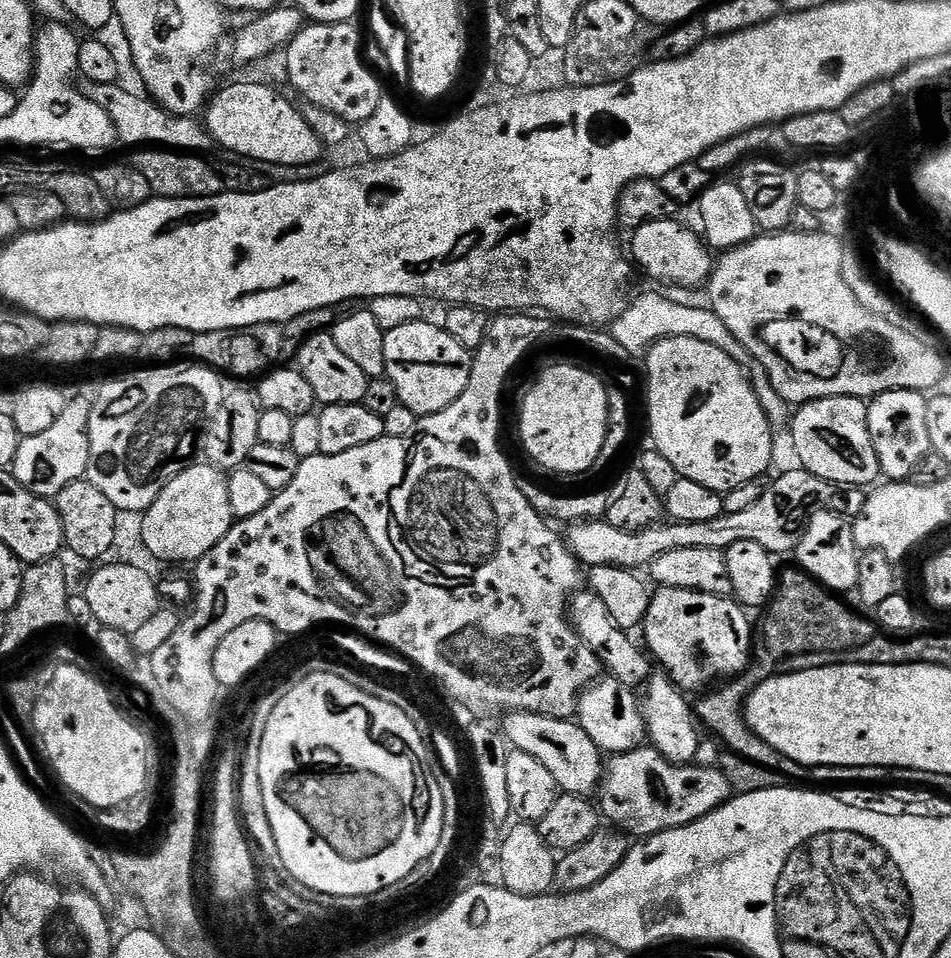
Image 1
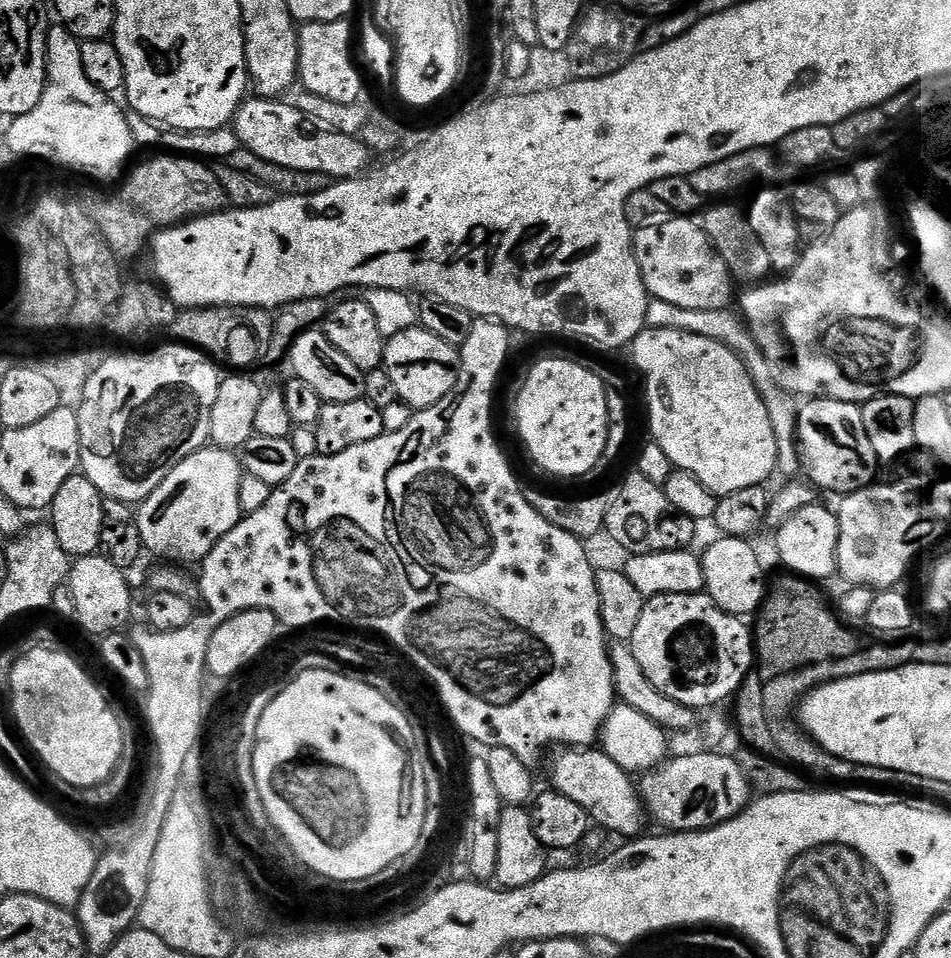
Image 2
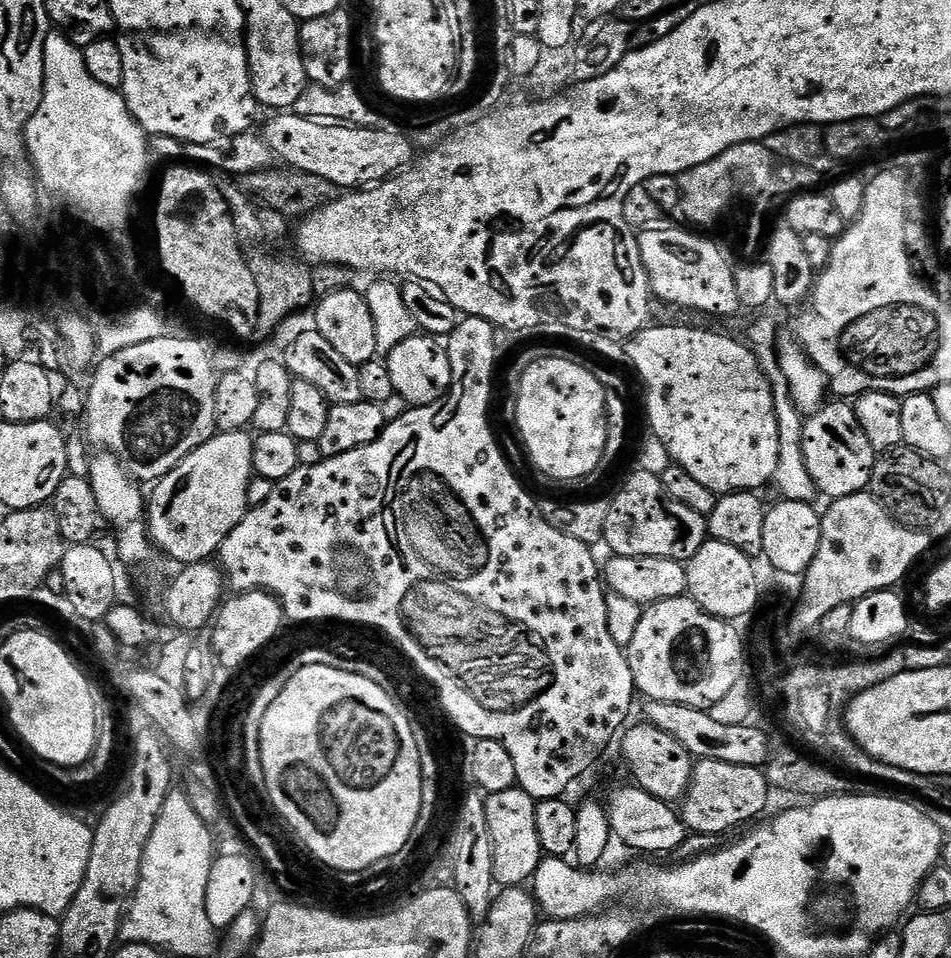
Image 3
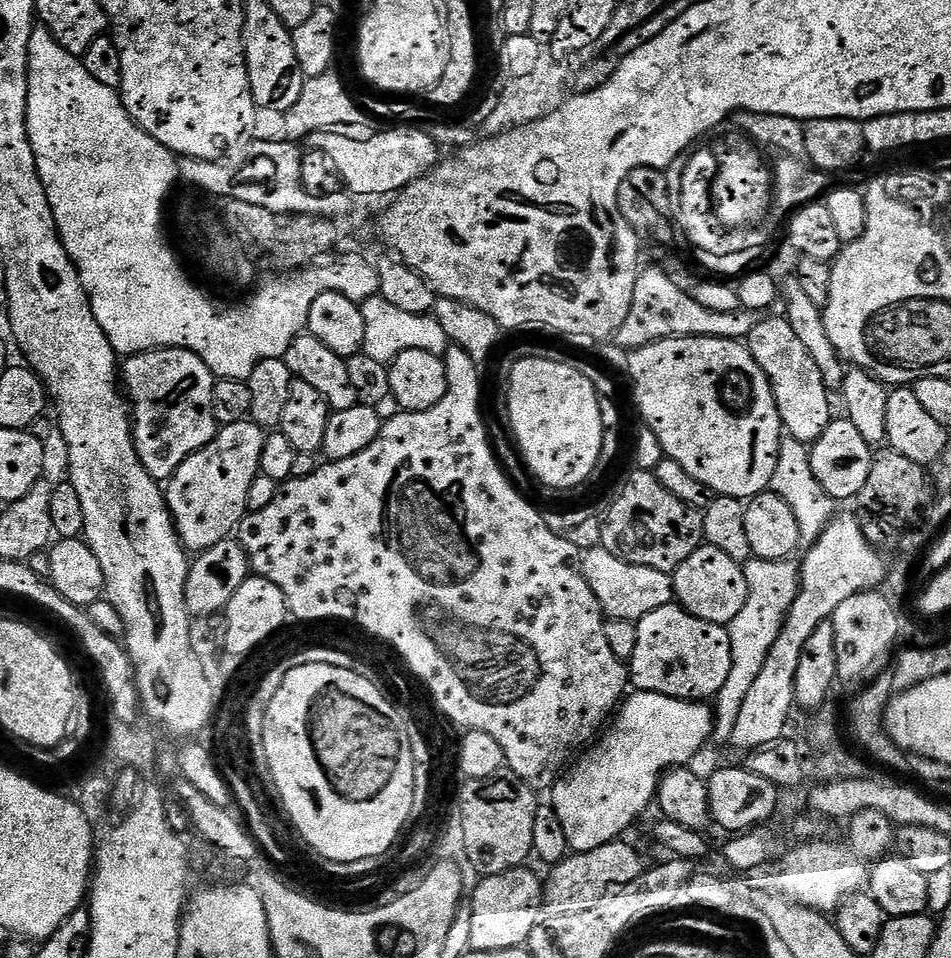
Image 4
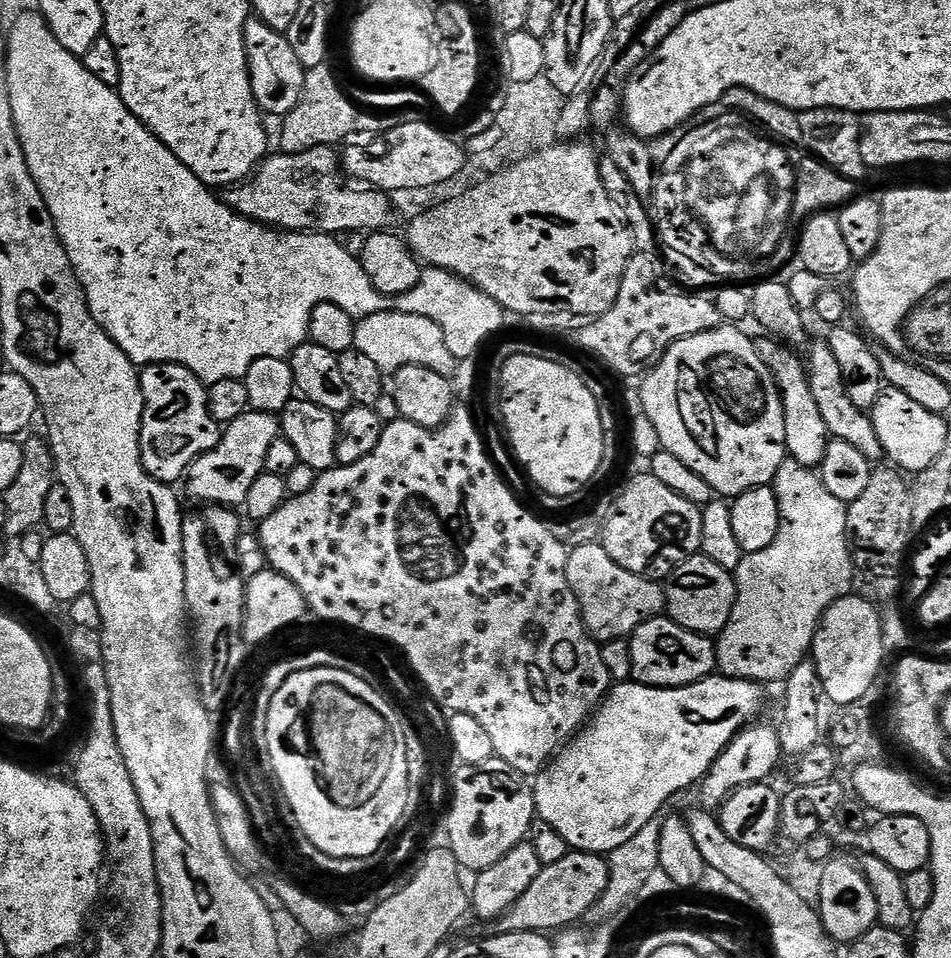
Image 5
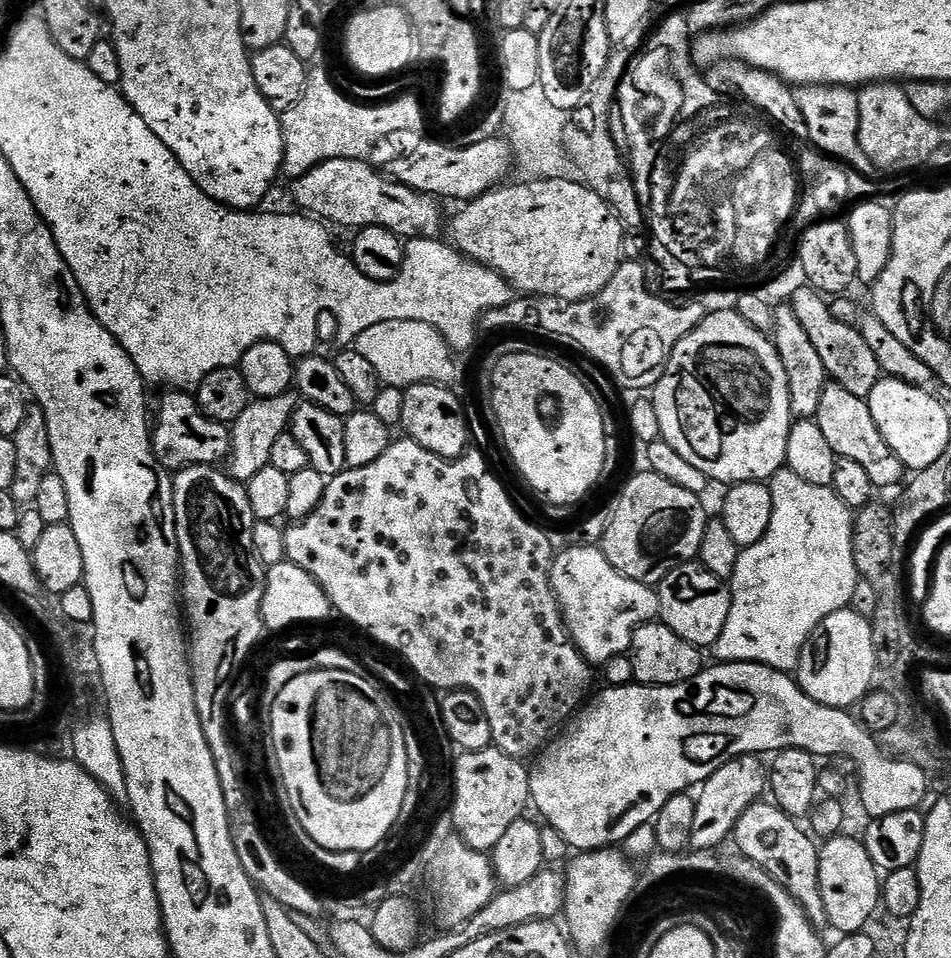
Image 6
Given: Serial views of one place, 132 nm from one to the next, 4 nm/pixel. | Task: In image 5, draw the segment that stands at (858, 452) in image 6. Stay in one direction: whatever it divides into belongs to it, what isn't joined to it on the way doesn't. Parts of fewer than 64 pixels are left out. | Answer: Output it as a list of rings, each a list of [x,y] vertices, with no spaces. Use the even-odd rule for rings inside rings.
[[[827,342],[811,345],[812,353],[806,356],[806,367],[810,391],[814,394],[815,403],[819,407],[822,419],[828,427],[828,435],[833,440],[850,442],[852,446],[862,450],[866,458],[873,462],[885,459],[882,442],[878,442],[878,434],[872,425],[871,415],[865,409],[854,406],[846,394],[846,382],[842,378],[842,366],[838,366],[838,358],[834,358],[834,350],[830,350]]]

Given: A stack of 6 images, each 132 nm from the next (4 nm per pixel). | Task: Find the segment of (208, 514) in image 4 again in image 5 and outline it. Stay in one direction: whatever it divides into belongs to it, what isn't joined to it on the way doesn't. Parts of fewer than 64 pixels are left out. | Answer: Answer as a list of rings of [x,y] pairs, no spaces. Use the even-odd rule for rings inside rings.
[[[249,410],[224,429],[214,450],[202,454],[193,462],[186,473],[188,492],[194,499],[208,506],[240,506],[246,494],[250,494],[250,486],[254,486],[254,478],[264,471],[266,454],[278,437],[282,435],[279,419],[271,412],[253,412]]]

